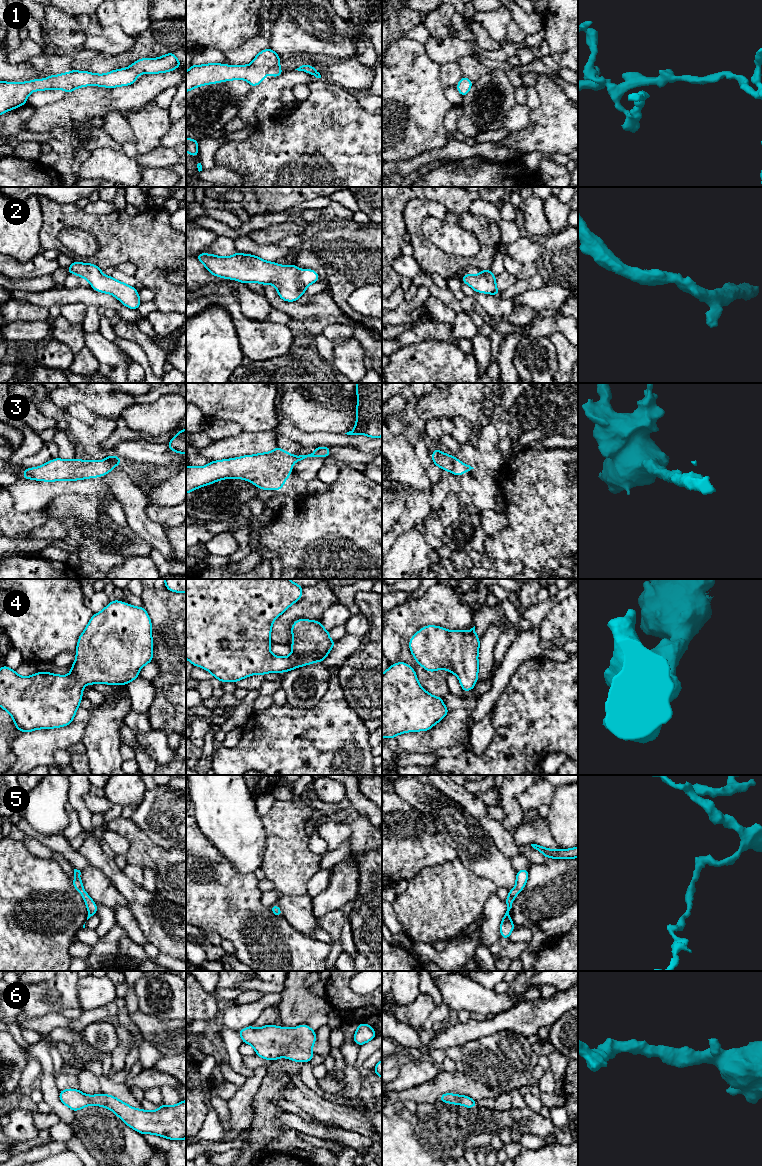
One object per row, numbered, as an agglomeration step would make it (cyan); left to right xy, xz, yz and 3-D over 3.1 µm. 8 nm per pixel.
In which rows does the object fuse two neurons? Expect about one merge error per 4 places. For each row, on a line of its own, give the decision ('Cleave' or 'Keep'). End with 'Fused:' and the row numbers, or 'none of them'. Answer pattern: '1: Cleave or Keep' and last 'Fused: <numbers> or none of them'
1: Keep
2: Keep
3: Keep
4: Keep
5: Keep
6: Keep
Fused: none of them

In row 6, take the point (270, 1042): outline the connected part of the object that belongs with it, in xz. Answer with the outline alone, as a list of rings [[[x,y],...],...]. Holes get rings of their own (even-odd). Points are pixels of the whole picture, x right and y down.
[[[268,1024],[258,1029],[250,1025],[237,1033],[243,1043],[252,1045],[255,1054],[265,1060],[285,1057],[299,1063],[310,1063],[315,1055],[312,1046],[316,1042],[316,1031],[307,1024],[295,1028]]]

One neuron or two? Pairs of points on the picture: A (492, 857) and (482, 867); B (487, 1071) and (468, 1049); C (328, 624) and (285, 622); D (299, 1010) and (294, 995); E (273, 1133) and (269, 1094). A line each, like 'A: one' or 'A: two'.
A: one
B: one
C: two
D: one
E: one

